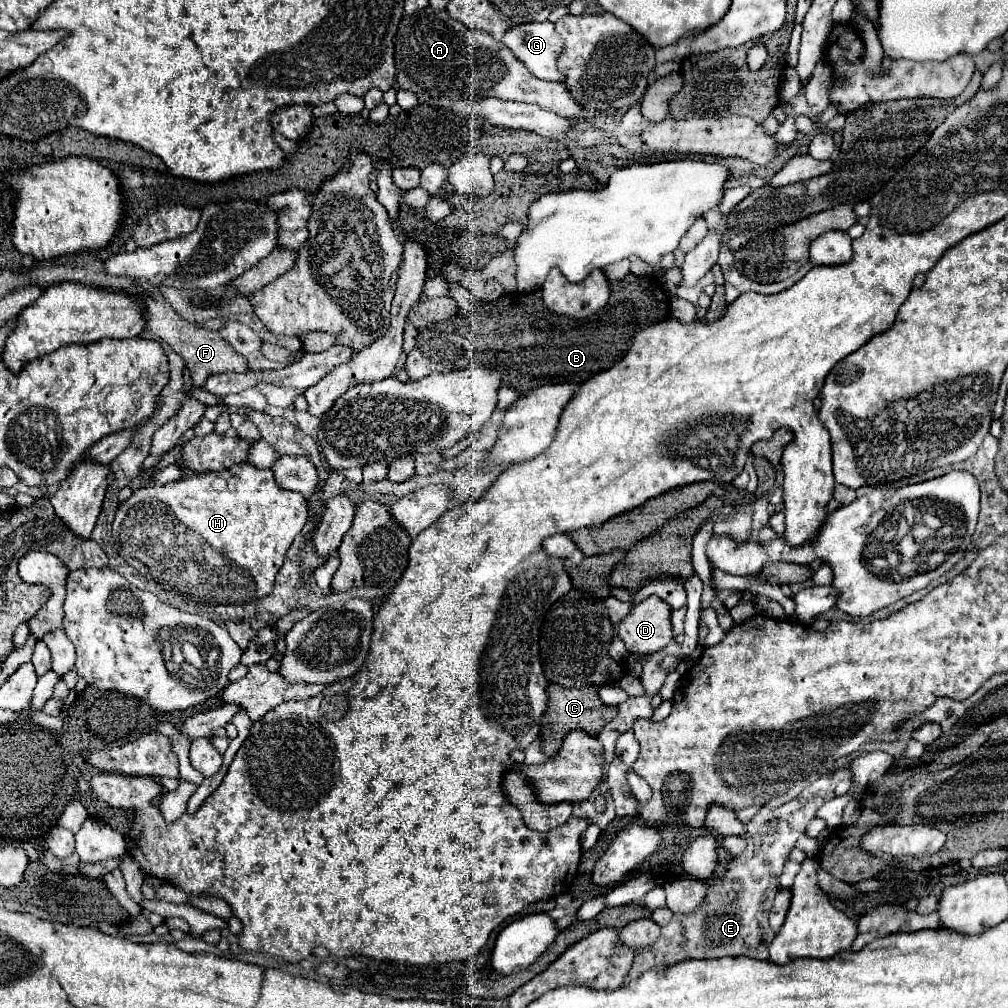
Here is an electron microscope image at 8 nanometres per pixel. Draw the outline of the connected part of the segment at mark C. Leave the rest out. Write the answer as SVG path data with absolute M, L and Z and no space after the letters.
M549 684L547 686L547 694L549 694L549 702L547 702L547 710L543 714L543 722L541 722L541 750L547 756L555 756L557 750L561 748L563 736L569 730L583 730L591 736L597 736L599 730L617 716L617 708L615 706L607 706L599 700L597 696L597 686L581 686L581 688L563 688L557 684Z

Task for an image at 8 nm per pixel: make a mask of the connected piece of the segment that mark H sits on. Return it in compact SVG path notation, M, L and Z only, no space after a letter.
M243 462L221 472L187 474L175 482L151 484L135 490L133 496L117 508L113 542L123 560L151 580L167 580L167 586L173 586L175 594L199 604L245 604L273 590L275 574L279 566L283 566L285 554L305 522L307 504L303 494L281 488L271 470L261 470Z

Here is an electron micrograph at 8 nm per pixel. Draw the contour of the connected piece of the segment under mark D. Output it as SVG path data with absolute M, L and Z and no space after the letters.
M649 596L633 604L629 614L613 626L615 636L625 642L631 654L651 654L665 648L671 640L671 606L659 596Z

